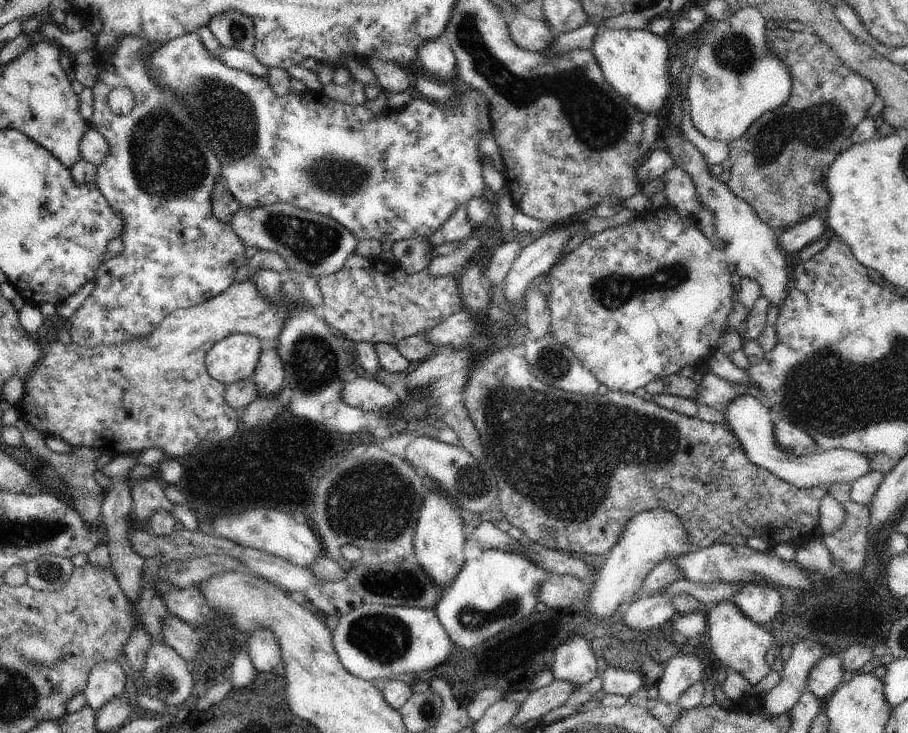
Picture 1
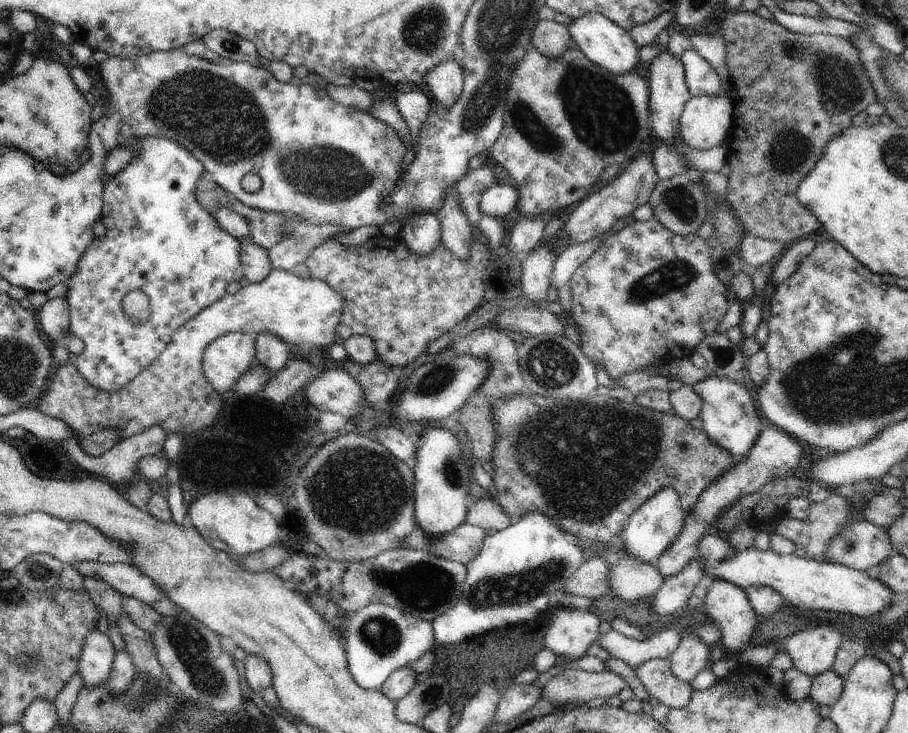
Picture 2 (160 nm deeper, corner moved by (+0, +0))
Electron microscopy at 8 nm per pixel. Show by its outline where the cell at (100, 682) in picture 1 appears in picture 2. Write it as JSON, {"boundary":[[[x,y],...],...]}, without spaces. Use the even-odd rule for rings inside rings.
{"boundary":[[[99,630],[90,632],[84,638],[84,648],[82,648],[82,656],[80,656],[80,664],[78,664],[78,673],[82,676],[84,686],[94,688],[98,684],[107,684],[114,664],[114,656],[116,656],[117,644],[111,640],[111,636],[102,634]]]}

